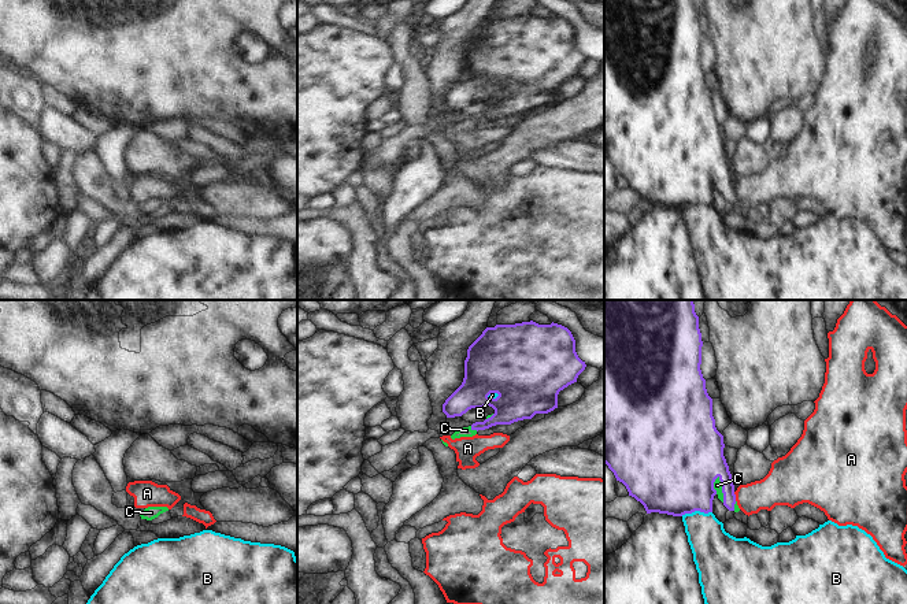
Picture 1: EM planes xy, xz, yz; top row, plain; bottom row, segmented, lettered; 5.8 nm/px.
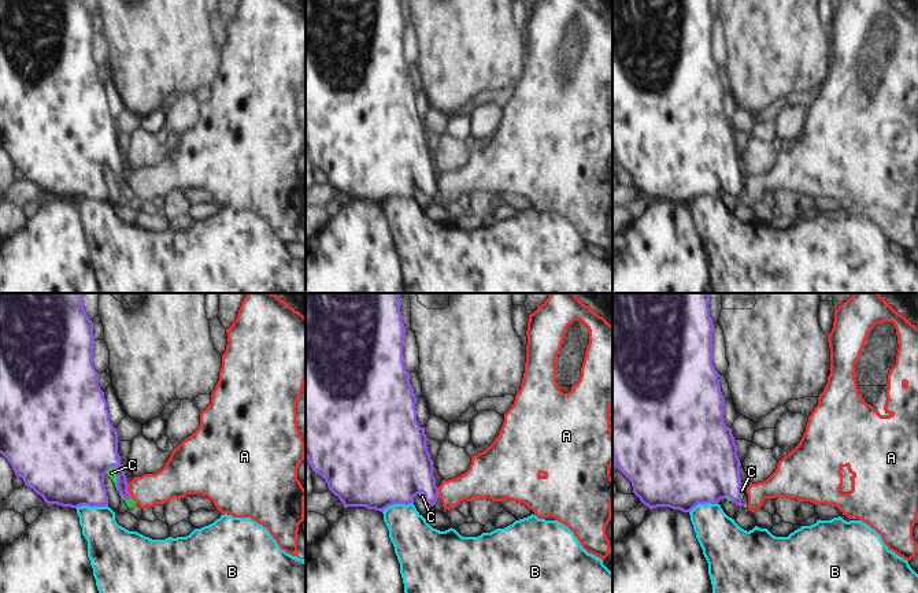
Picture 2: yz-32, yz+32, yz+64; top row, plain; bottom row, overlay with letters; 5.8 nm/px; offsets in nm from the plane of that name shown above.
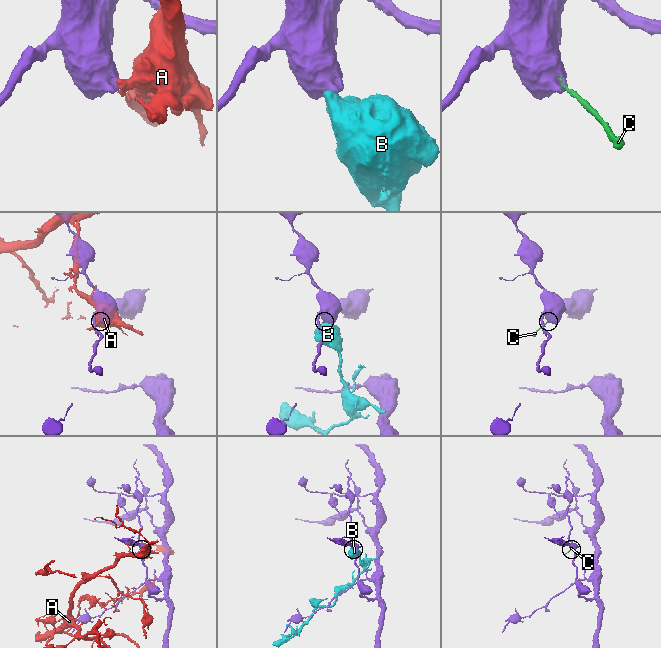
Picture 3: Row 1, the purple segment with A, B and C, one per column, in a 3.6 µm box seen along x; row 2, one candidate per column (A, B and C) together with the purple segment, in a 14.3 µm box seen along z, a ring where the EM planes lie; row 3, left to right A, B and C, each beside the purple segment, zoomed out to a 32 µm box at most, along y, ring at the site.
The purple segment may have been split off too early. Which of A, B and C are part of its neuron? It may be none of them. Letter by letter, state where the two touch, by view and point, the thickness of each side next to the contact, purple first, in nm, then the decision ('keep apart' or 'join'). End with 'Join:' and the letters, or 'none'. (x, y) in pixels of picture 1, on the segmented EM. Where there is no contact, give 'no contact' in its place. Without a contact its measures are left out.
A: contact yz (735, 496); calibres 240 and 190 nm; keep apart
B: contact yz (696, 510); calibres 480 and 240 nm; keep apart
C: contact yz (722, 489); calibres 380 and 50 nm; join
Join: C

